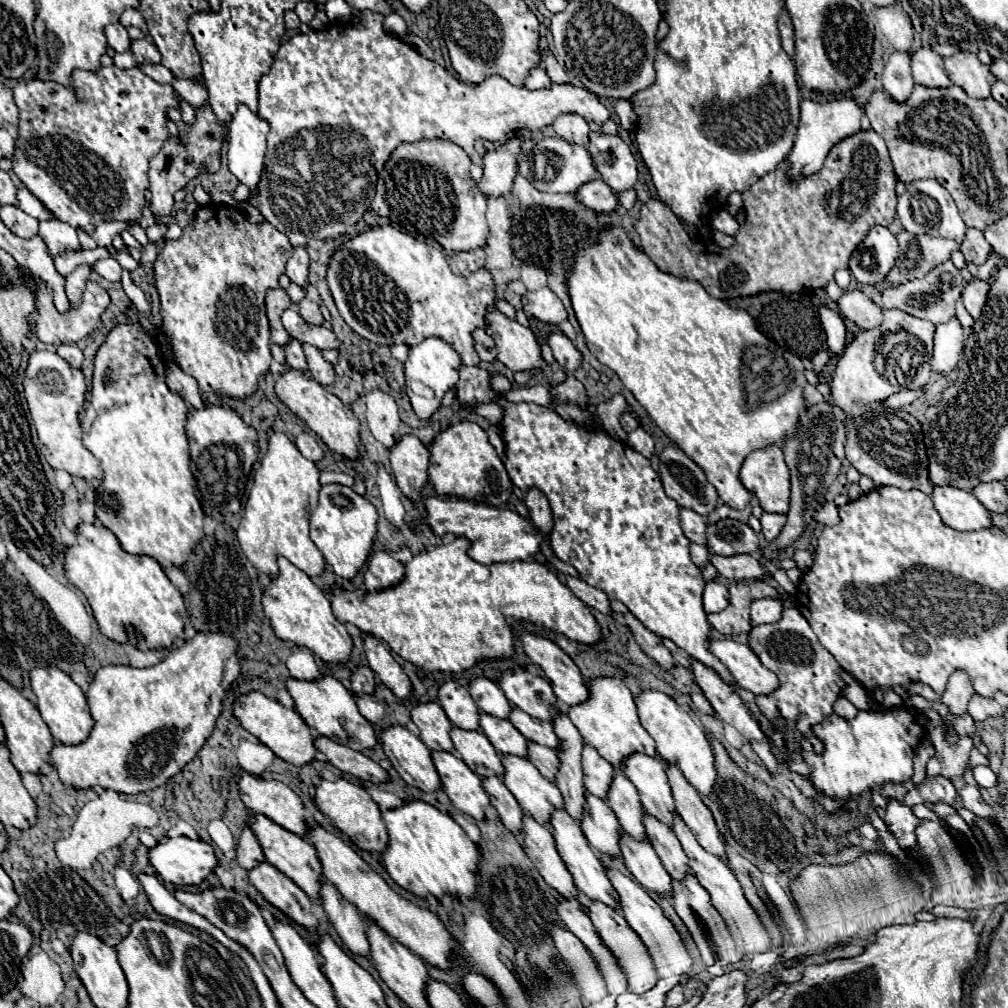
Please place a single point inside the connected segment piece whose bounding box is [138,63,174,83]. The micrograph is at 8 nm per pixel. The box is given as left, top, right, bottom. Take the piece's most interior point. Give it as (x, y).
(158, 72)

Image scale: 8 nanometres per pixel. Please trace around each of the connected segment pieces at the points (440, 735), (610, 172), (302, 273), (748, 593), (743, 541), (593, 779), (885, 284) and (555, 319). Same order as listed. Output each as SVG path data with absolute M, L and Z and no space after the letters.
M420 703L412 707L410 711L412 721L420 729L420 739L428 749L442 749L442 751L454 751L454 745L450 741L450 729L452 723L446 717L444 709L438 703Z
M590 133L588 151L594 159L596 171L616 191L626 191L638 181L636 159L630 147L618 135Z
M294 247L292 257L286 263L286 275L298 285L308 283L308 253L304 247Z
M736 581L728 585L730 605L716 613L708 615L710 625L722 635L740 635L752 629L750 623L750 605L762 597L776 597L778 591L764 581Z
M722 519L718 523L710 523L706 529L708 535L708 551L714 555L738 555L738 553L756 553L758 551L758 535L742 521Z
M584 745L584 749L582 749L582 769L584 769L586 789L596 797L606 799L606 791L608 791L608 785L610 785L612 775L614 775L612 765L604 757L600 757L594 747Z
M904 229L896 235L896 239L900 245L900 257L892 267L892 273L888 273L888 277L884 277L880 285L874 285L878 293L884 293L886 289L896 289L912 279L924 277L936 265L948 261L950 253L958 249L958 243L952 239L930 237L930 235L918 237Z
M548 287L528 291L526 295L522 295L522 305L528 315L532 315L544 323L556 325L568 317L562 301Z

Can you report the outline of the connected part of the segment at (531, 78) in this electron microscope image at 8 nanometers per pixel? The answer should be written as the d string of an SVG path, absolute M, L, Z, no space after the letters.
M540 67L532 69L532 71L528 73L526 81L524 81L524 87L526 87L526 89L542 89L542 87L548 87L548 85L550 85L550 77L548 77L546 71L540 69Z

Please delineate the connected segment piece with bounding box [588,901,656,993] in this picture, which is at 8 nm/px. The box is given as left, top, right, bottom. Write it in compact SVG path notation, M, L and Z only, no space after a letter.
M592 901L592 905L588 907L588 915L592 919L592 925L596 927L596 933L598 933L600 941L616 957L618 965L626 973L628 991L630 993L644 993L644 991L652 989L656 985L656 973L654 973L652 957L648 955L648 951L646 951L644 943L640 941L640 937L630 929L626 919L616 909L612 909L612 907L608 907L608 905L600 903L600 901Z

